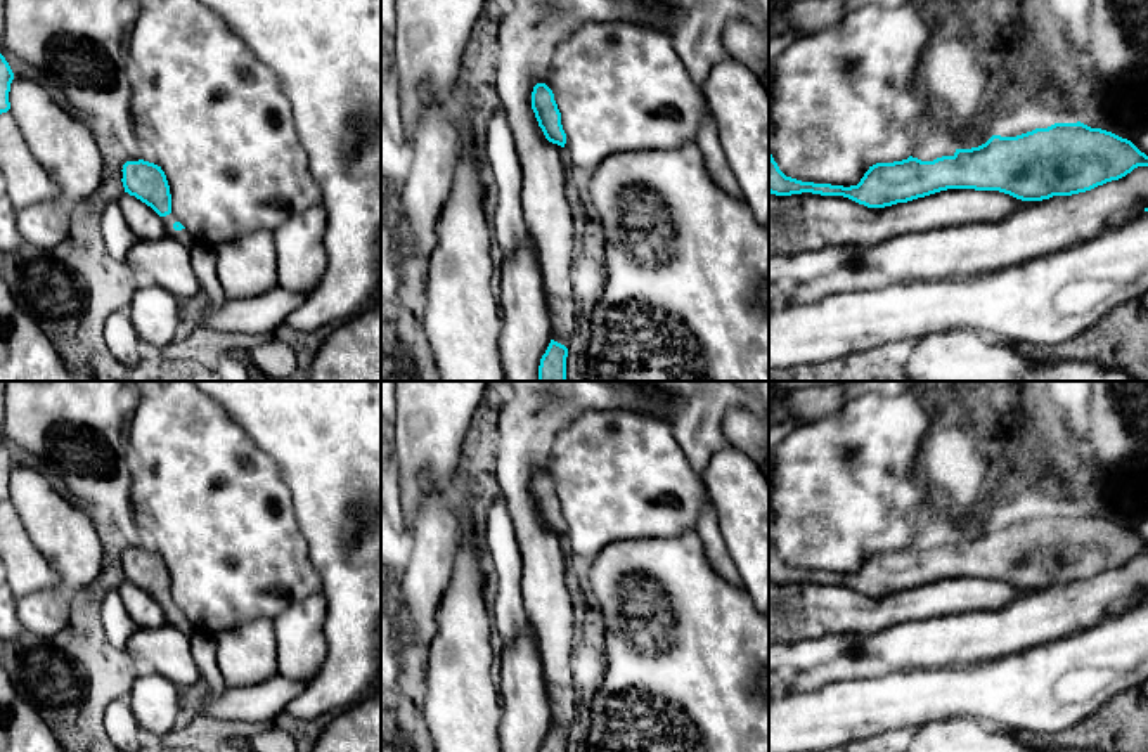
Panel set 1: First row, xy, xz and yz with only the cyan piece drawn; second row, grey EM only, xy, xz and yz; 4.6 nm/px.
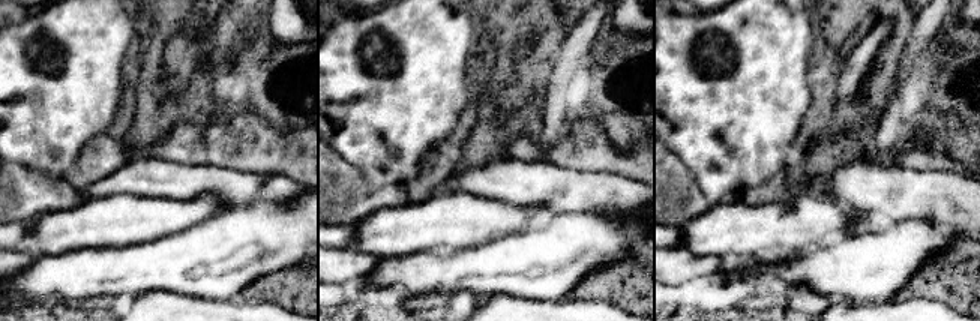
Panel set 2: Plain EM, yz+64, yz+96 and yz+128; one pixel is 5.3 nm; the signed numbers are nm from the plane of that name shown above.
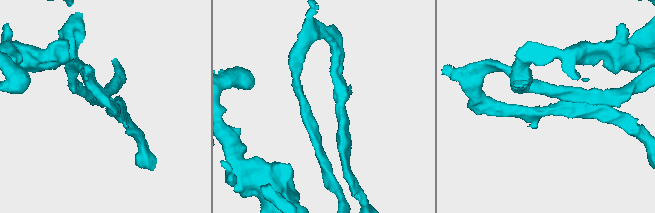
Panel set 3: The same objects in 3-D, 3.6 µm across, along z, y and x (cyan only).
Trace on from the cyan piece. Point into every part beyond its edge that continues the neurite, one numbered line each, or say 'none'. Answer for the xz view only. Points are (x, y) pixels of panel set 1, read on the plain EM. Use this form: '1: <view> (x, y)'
none

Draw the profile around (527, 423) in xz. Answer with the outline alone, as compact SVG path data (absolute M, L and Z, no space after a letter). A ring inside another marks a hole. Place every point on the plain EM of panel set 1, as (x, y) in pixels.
M509 381L514 397L499 412L499 456L495 475L506 497L523 556L523 605L535 629L544 662L544 681L551 702L551 728L568 736L575 717L575 686L571 679L571 650L577 641L575 613L564 586L563 535L545 527L532 497L537 471L547 473L554 437L571 419L587 411L651 409L667 414L675 402L667 395L644 390L637 381Z

